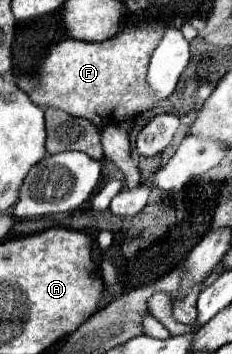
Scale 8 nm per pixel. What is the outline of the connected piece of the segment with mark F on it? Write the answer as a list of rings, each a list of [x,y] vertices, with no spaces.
[[[148,21],[124,27],[108,41],[90,43],[68,37],[50,47],[36,75],[18,75],[16,85],[24,89],[36,105],[56,107],[74,117],[88,119],[98,129],[112,123],[126,123],[154,105],[152,91],[148,91],[146,71],[148,59],[166,29],[168,27],[160,21]]]

